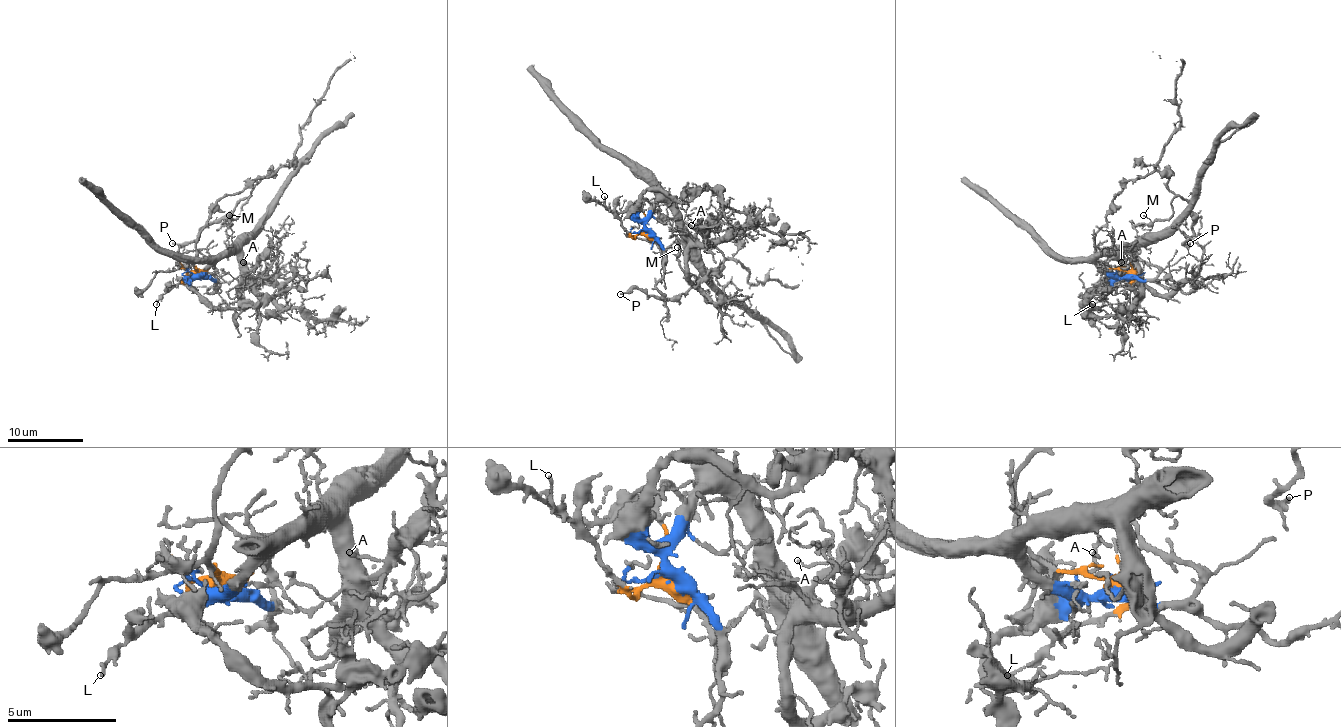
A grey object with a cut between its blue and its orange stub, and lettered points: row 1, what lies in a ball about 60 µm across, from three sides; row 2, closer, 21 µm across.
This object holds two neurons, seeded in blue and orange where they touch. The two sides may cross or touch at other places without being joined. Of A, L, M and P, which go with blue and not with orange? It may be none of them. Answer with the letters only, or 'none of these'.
A

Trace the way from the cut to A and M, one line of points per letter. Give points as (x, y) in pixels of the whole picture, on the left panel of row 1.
A: (198, 274), (219, 255), (234, 254), (246, 267), (253, 267), (242, 261)
M: (198, 274), (196, 235), (210, 210), (253, 179), (276, 172), (263, 177), (236, 219), (229, 221), (229, 215)

